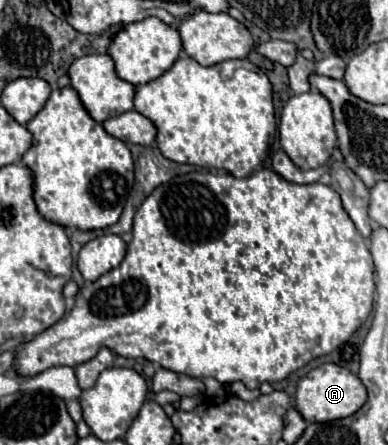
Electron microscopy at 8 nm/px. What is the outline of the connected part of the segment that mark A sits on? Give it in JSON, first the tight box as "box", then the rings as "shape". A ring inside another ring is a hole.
{"box":[296,364,366,424],"shape":[[[322,364],[314,370],[310,370],[296,386],[296,410],[300,416],[314,424],[314,422],[334,422],[340,418],[348,418],[354,412],[362,408],[366,402],[366,388],[360,382],[358,376],[354,376],[350,370],[336,366],[336,364]]]}

